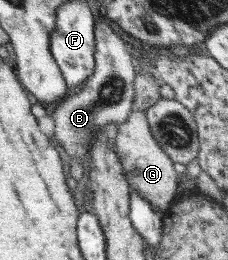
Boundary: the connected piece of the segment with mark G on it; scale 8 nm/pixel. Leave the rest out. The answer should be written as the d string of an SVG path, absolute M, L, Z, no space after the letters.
M131 111L128 119L117 126L116 151L122 158L131 192L139 192L147 202L160 212L167 212L177 196L177 170L171 157L155 138L146 111Z

